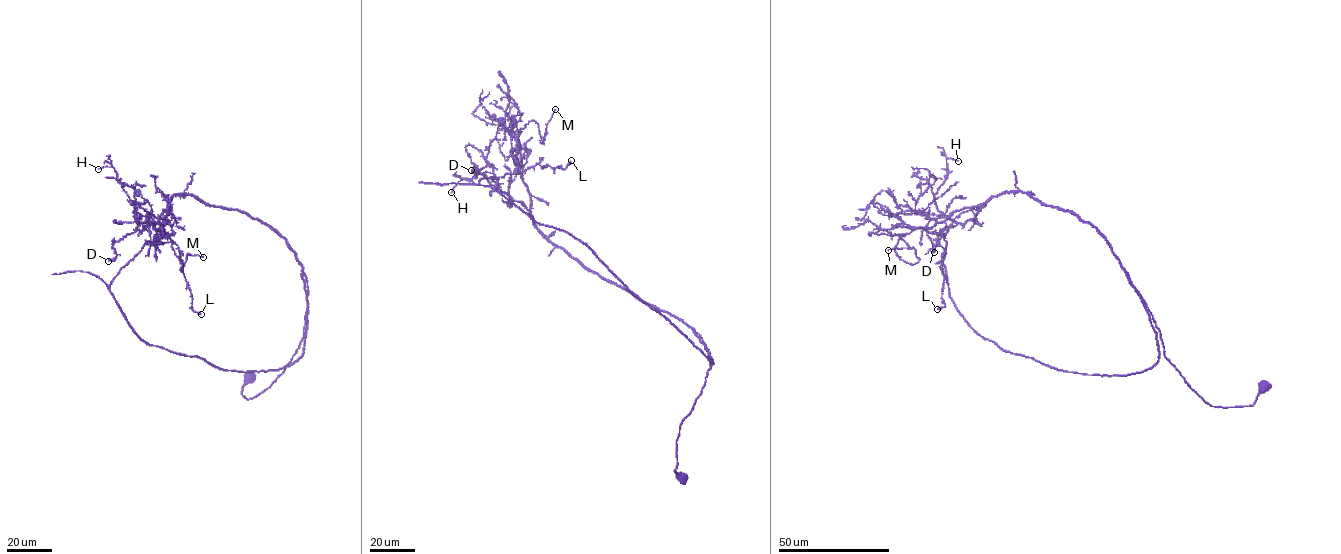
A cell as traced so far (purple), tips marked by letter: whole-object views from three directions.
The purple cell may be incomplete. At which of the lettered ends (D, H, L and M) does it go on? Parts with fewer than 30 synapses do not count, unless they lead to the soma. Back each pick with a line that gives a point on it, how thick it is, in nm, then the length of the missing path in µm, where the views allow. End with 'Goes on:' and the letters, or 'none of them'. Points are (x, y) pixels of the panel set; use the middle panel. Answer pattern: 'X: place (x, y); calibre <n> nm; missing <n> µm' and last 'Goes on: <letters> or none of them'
Goes on: none of them

